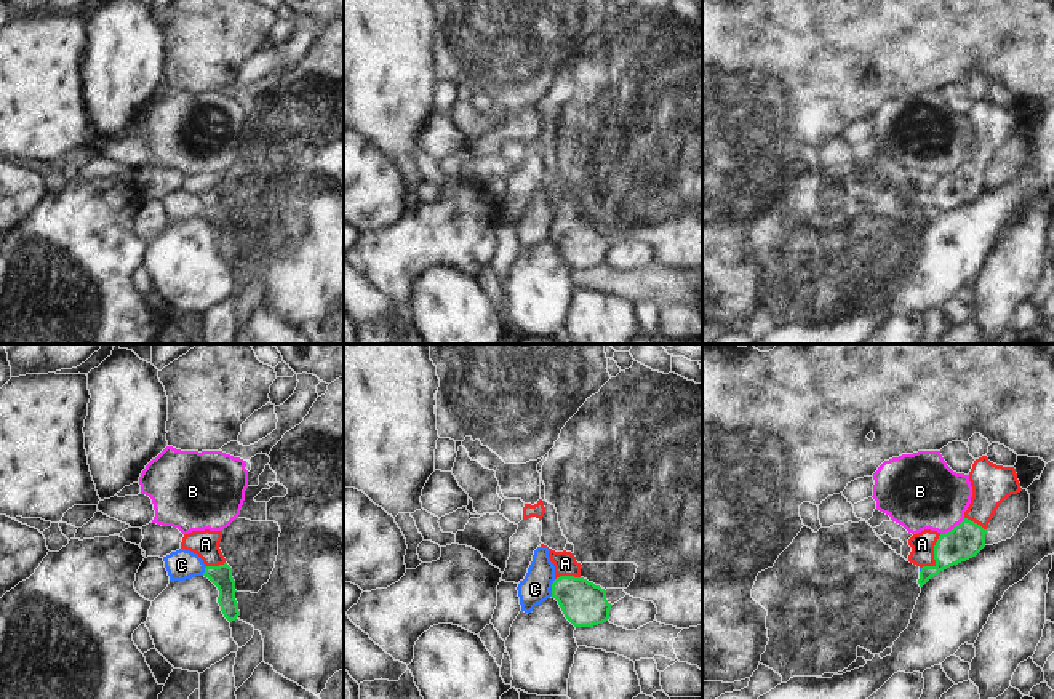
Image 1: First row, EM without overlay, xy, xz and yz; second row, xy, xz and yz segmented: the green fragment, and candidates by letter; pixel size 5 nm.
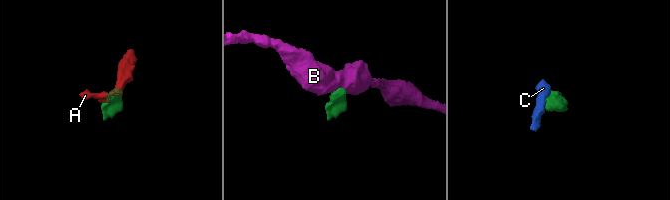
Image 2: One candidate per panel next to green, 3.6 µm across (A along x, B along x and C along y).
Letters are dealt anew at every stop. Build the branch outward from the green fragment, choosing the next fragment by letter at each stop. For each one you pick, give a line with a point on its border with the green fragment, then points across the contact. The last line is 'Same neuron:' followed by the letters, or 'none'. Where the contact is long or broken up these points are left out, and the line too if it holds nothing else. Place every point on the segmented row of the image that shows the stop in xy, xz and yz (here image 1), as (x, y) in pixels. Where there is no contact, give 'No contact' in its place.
A: Touches green at yz (934, 555). Path across: yz (966, 539), (934, 555), (922, 544)
Same neuron: A.

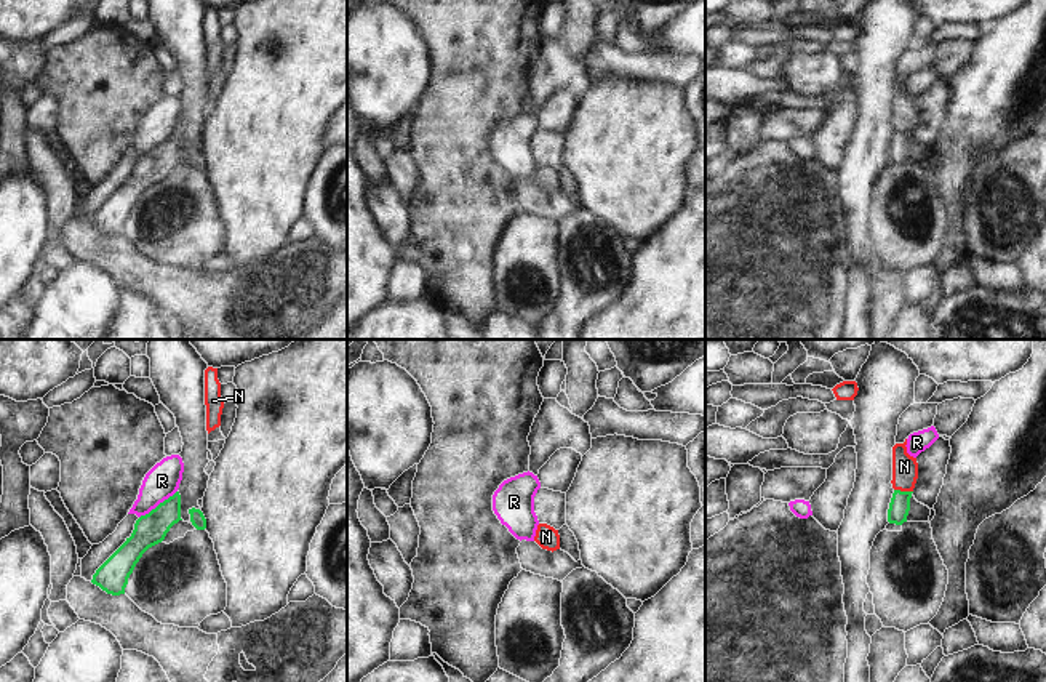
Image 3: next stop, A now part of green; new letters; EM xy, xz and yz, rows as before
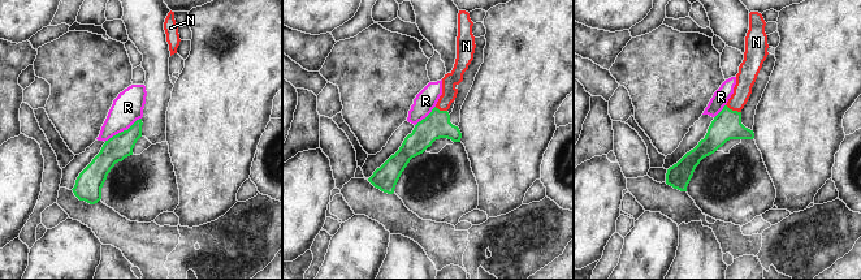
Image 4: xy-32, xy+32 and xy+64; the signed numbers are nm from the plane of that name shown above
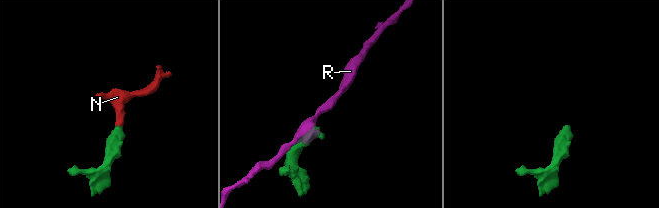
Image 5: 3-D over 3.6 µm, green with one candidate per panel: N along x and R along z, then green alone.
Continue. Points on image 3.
N: Touches green at yz (904, 492). Path across: yz (899, 506), (904, 492), (904, 466)
Same neuron: N.

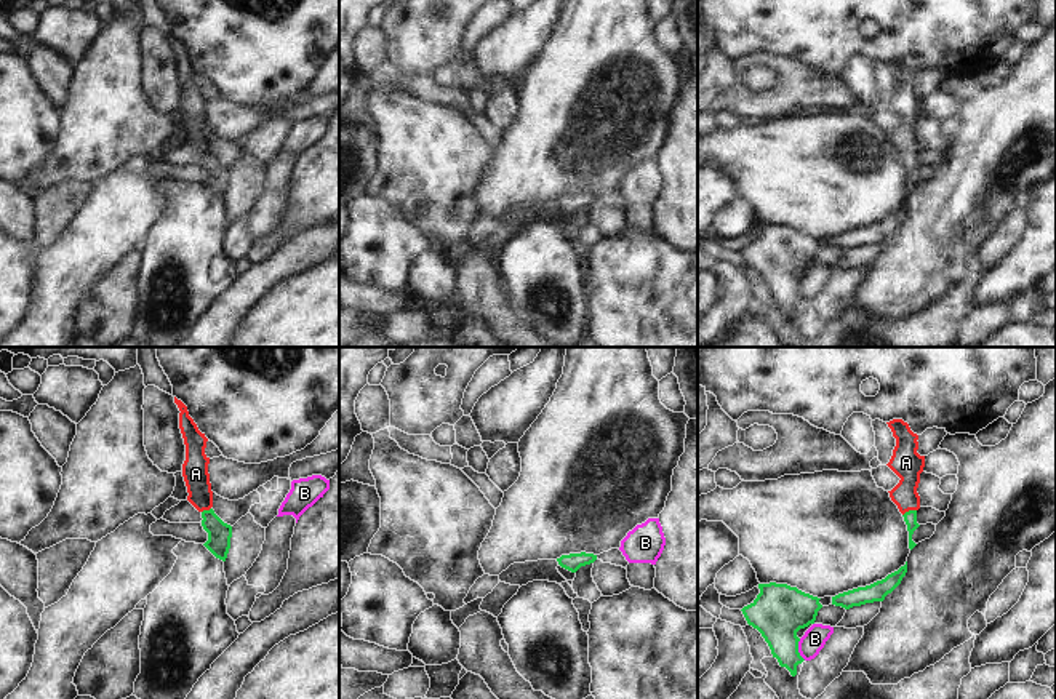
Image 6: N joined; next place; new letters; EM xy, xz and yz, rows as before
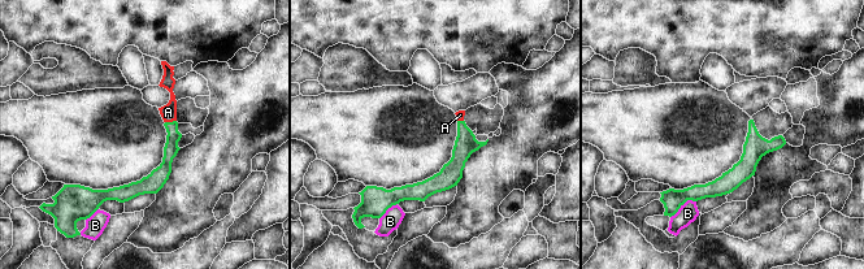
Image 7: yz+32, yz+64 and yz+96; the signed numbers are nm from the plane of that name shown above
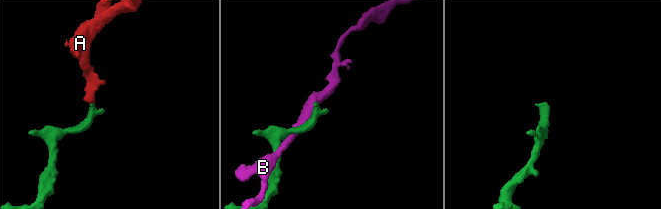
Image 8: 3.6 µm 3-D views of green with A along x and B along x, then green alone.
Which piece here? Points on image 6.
A: Touches green at yz (909, 511). Path across: yz (909, 517), (909, 511), (906, 463)
Same neuron: A.

